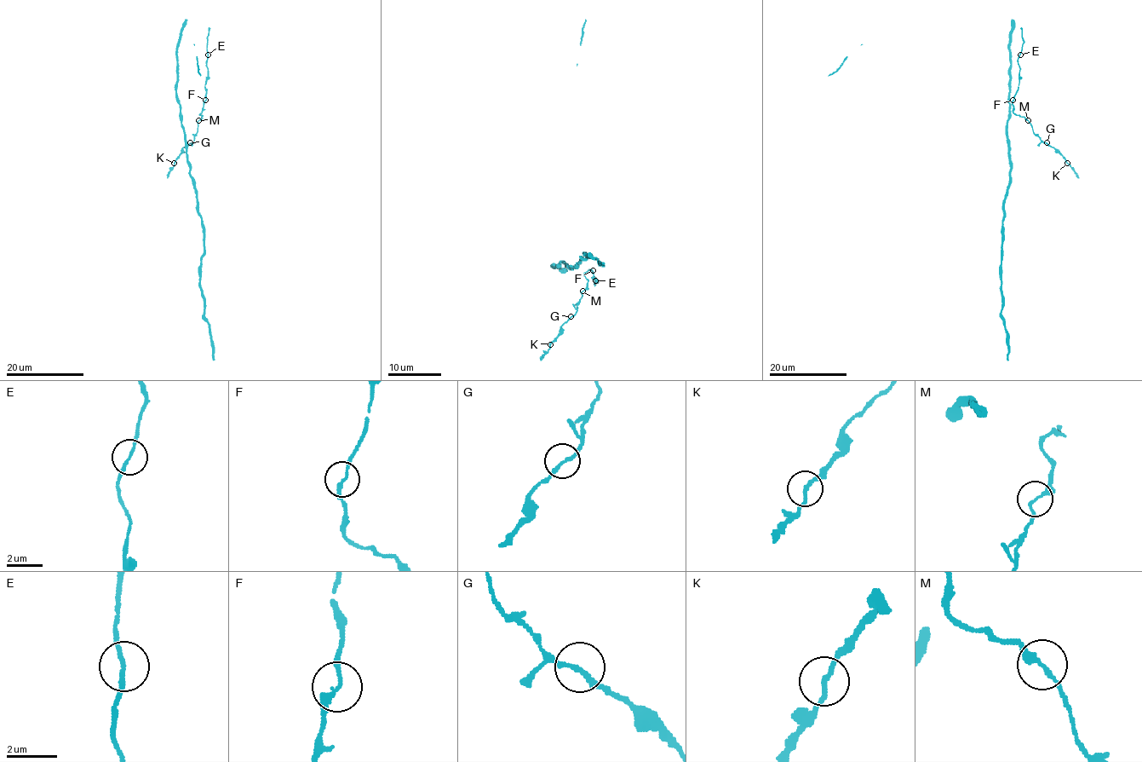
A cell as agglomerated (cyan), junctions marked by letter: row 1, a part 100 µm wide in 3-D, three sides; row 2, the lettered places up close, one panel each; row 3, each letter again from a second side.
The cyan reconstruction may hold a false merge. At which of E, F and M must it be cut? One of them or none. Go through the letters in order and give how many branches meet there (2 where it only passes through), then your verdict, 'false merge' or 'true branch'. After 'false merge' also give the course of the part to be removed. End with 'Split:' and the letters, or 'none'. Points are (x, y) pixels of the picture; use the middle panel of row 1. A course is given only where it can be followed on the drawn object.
E: branches 2; true branch
F: branches 2; true branch
M: branches 2; true branch
Split: none

